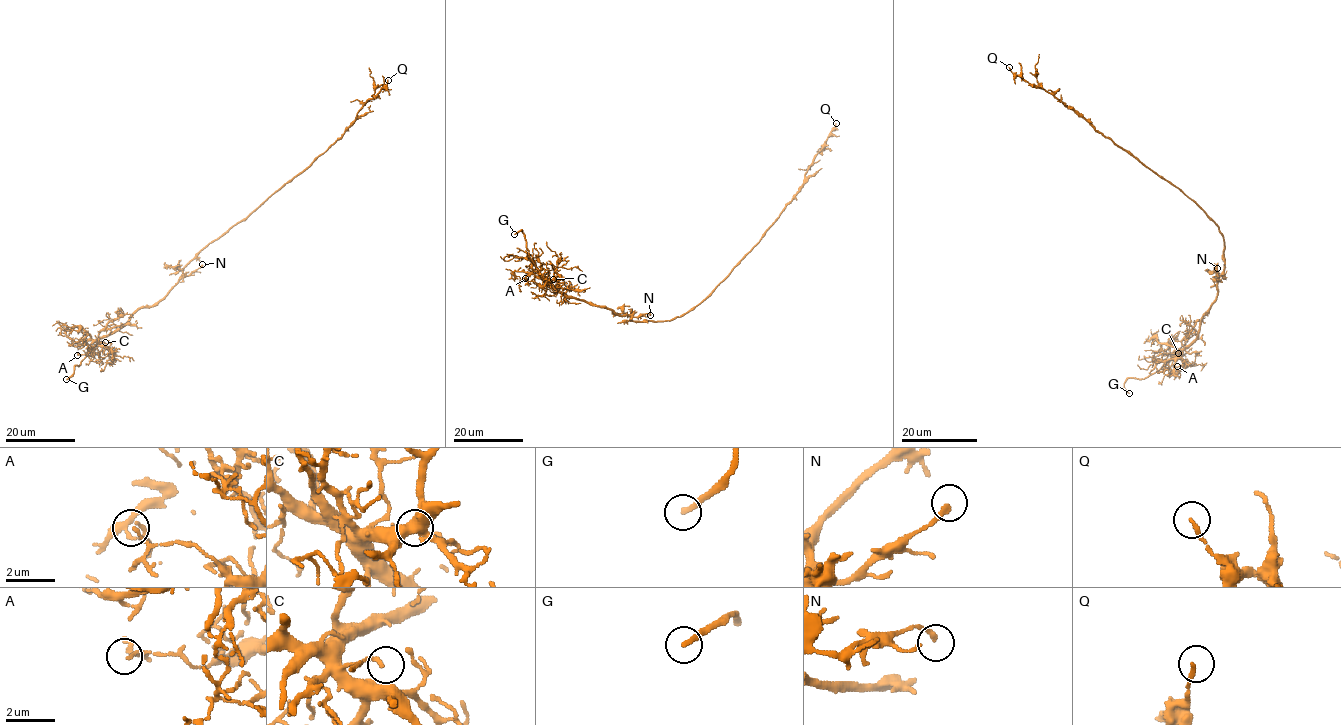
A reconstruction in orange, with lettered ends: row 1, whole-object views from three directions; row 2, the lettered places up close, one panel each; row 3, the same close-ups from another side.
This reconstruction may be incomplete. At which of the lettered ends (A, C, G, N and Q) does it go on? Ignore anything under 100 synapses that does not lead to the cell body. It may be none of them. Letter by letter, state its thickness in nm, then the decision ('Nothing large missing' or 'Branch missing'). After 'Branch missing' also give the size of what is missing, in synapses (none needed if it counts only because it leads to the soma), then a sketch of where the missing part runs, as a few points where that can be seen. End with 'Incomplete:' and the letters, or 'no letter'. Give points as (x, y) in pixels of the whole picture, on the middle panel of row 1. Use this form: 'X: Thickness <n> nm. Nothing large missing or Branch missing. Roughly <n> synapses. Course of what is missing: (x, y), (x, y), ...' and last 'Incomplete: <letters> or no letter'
A: Thickness 70 nm. Nothing large missing
C: Thickness 130 nm. Nothing large missing
G: Thickness 220 nm. Branch missing
N: Thickness 200 nm. Nothing large missing
Q: Thickness 140 nm. Nothing large missing
Incomplete: G

